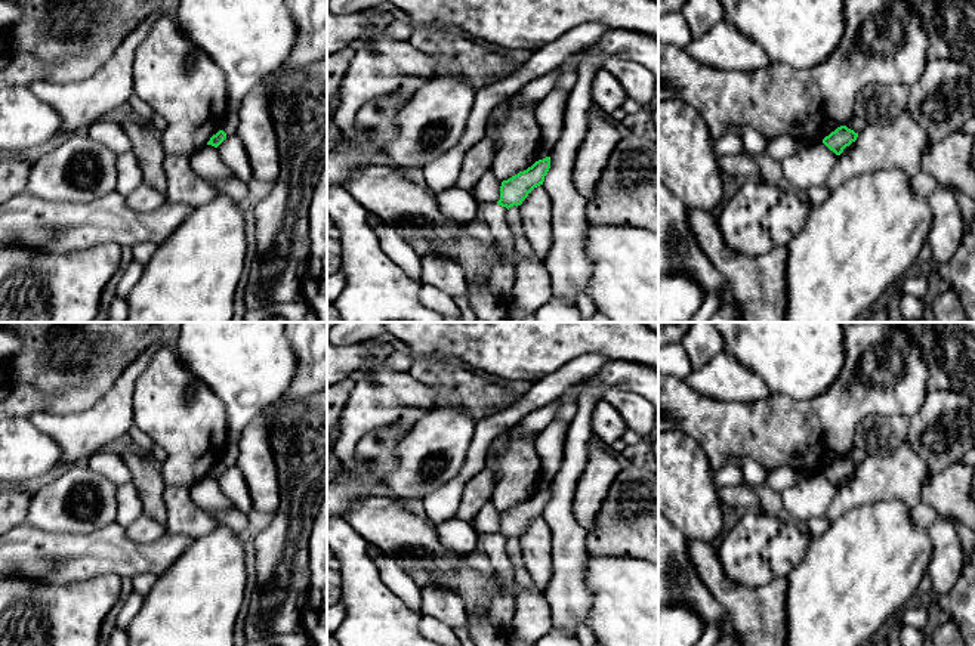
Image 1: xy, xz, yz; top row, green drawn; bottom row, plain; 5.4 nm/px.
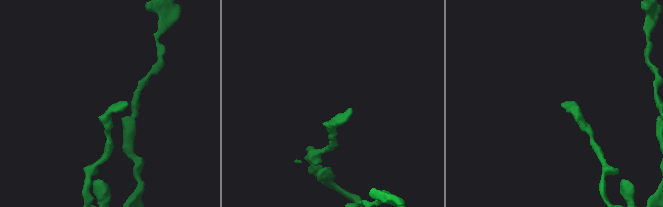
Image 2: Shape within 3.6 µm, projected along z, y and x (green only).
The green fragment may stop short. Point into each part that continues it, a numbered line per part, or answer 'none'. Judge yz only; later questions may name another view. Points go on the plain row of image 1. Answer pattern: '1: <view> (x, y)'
none

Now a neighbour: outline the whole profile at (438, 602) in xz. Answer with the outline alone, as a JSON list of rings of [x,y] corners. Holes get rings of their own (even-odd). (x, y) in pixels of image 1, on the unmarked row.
[[[426,584],[420,588],[422,613],[433,616],[448,627],[466,628],[466,611],[463,602],[448,588]]]

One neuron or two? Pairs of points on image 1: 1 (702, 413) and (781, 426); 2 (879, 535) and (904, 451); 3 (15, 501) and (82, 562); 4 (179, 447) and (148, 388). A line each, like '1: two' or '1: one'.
1: one
2: two
3: two
4: one

